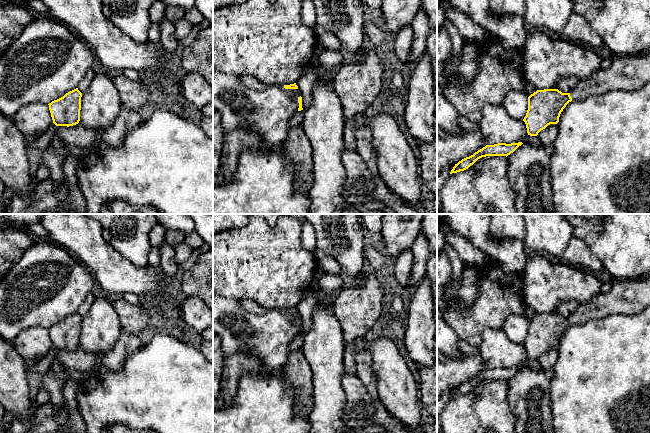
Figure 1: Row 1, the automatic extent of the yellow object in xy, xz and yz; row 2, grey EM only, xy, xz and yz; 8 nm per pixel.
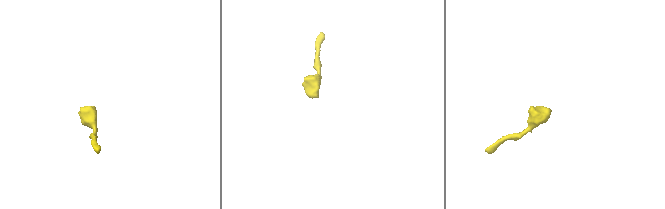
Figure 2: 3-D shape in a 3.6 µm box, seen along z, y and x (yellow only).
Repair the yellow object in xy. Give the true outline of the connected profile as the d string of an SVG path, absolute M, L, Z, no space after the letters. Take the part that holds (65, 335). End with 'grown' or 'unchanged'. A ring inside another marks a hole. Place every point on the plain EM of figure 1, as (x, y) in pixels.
M78 312L49 327L49 334L56 350L73 350L80 345L82 317Z; unchanged

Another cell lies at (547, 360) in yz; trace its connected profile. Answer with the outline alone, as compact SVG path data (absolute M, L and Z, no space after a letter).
M550 348L545 353L541 354L537 361L539 362L542 370L547 373L550 373L553 369L554 365L556 364L558 357L558 349L557 348Z

